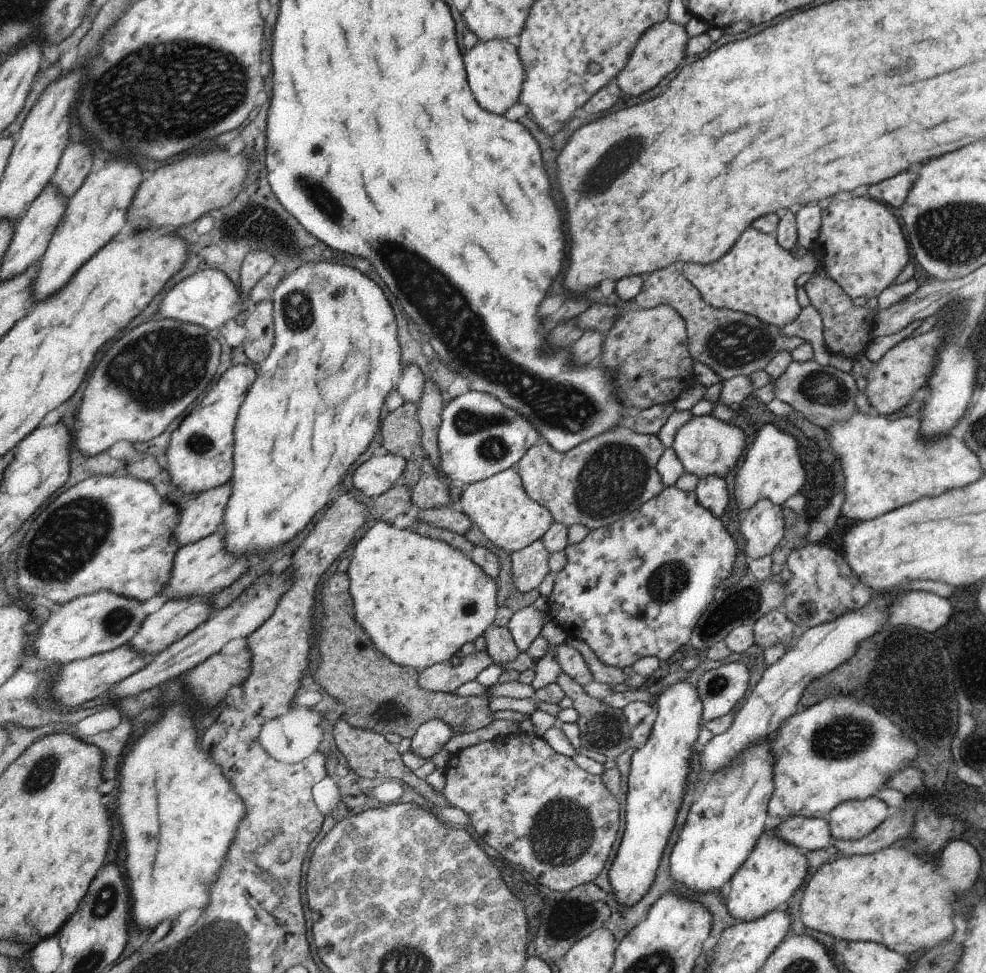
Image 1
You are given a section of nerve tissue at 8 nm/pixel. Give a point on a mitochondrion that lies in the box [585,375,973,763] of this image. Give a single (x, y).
(743, 605)

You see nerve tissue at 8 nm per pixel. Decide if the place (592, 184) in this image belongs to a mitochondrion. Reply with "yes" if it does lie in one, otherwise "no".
yes

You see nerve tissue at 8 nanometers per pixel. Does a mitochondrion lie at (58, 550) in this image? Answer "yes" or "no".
yes

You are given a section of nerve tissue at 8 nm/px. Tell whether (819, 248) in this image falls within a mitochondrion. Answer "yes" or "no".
no

